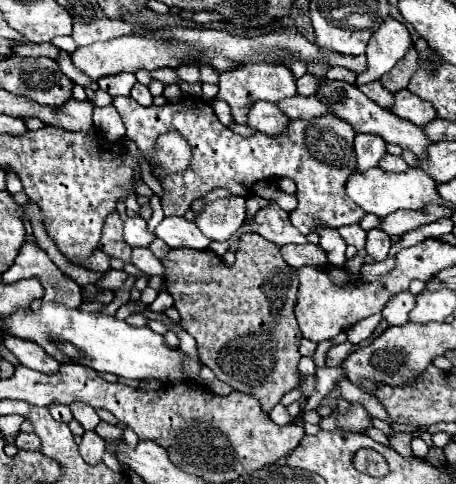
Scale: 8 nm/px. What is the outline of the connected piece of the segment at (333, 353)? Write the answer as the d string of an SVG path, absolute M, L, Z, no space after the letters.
M344 342L340 346L332 346L328 350L328 354L326 354L326 366L334 366L334 368L340 366L348 358L348 354L352 354L354 350L358 350L358 346L352 344L352 342Z

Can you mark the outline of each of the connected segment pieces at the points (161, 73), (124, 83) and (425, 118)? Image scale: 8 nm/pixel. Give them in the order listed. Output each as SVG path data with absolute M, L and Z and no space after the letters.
M158 68L158 70L150 72L150 76L156 78L156 80L160 80L160 82L164 82L166 86L168 86L168 84L178 84L178 82L180 82L180 78L176 76L176 72L174 72L172 68Z
M120 74L120 76L104 76L104 80L98 80L98 86L108 92L112 98L116 96L130 96L132 86L136 84L134 74Z
M410 90L396 92L394 104L392 104L390 110L404 120L412 120L412 124L416 124L416 126L424 126L424 124L428 124L436 118L436 112L434 112L432 104L420 100Z

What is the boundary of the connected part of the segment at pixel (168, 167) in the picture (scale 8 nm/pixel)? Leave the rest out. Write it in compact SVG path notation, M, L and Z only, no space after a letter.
M178 132L160 136L160 140L156 142L156 148L158 148L156 162L166 172L178 172L178 170L188 168L188 164L190 164L190 146Z

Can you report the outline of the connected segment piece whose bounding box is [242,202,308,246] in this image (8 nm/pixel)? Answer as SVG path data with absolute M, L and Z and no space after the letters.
M270 202L262 210L256 212L250 226L242 226L244 232L256 232L266 240L284 246L284 244L304 244L308 242L288 220L288 212L284 212L278 204Z

